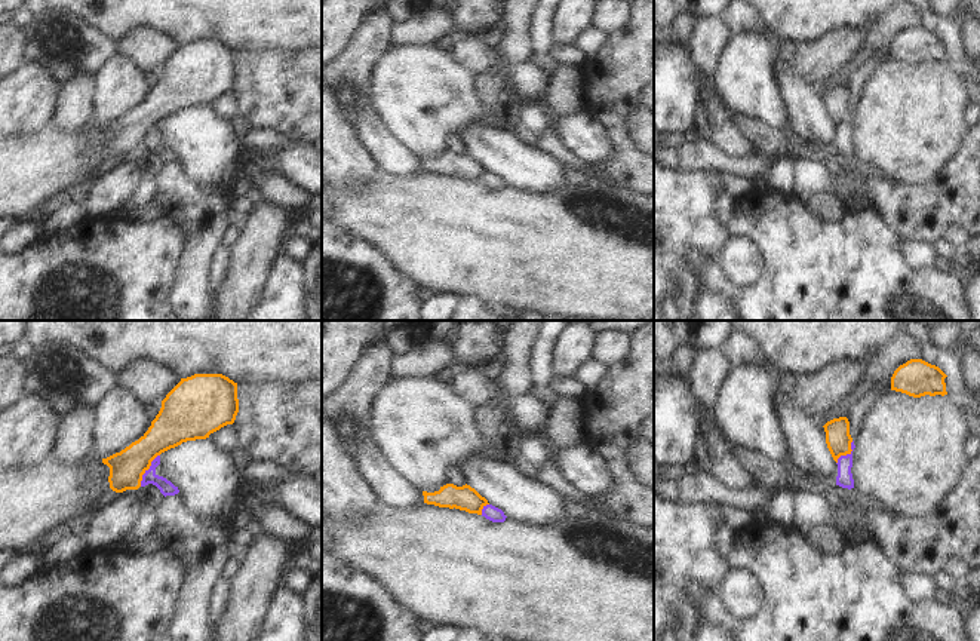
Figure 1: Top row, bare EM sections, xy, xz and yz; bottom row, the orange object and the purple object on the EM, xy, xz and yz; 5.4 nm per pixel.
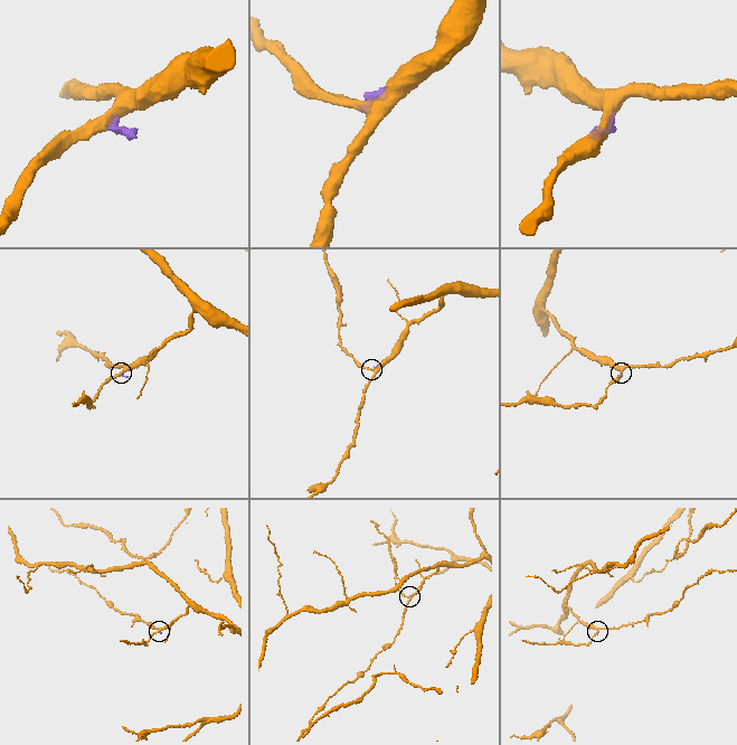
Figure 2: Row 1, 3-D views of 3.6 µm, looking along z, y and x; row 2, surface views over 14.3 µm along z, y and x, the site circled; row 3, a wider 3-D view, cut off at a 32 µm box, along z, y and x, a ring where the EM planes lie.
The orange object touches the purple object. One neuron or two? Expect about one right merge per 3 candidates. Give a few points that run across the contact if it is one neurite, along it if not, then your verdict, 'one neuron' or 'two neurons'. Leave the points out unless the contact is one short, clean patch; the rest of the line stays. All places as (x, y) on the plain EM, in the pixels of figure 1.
line xy (159, 122), (143, 143), (140, 153); two neurons

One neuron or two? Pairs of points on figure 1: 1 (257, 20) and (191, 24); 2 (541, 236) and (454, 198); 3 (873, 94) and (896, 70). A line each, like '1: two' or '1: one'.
1: one
2: one
3: one

